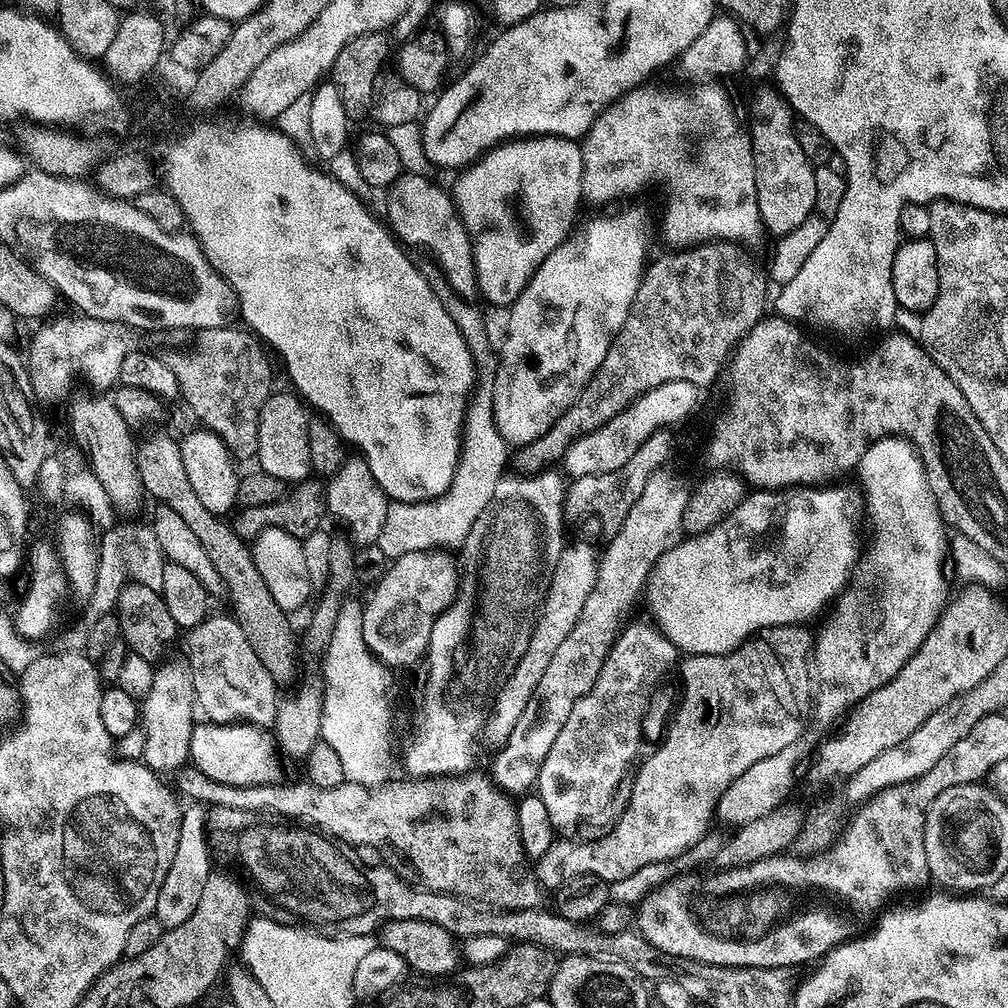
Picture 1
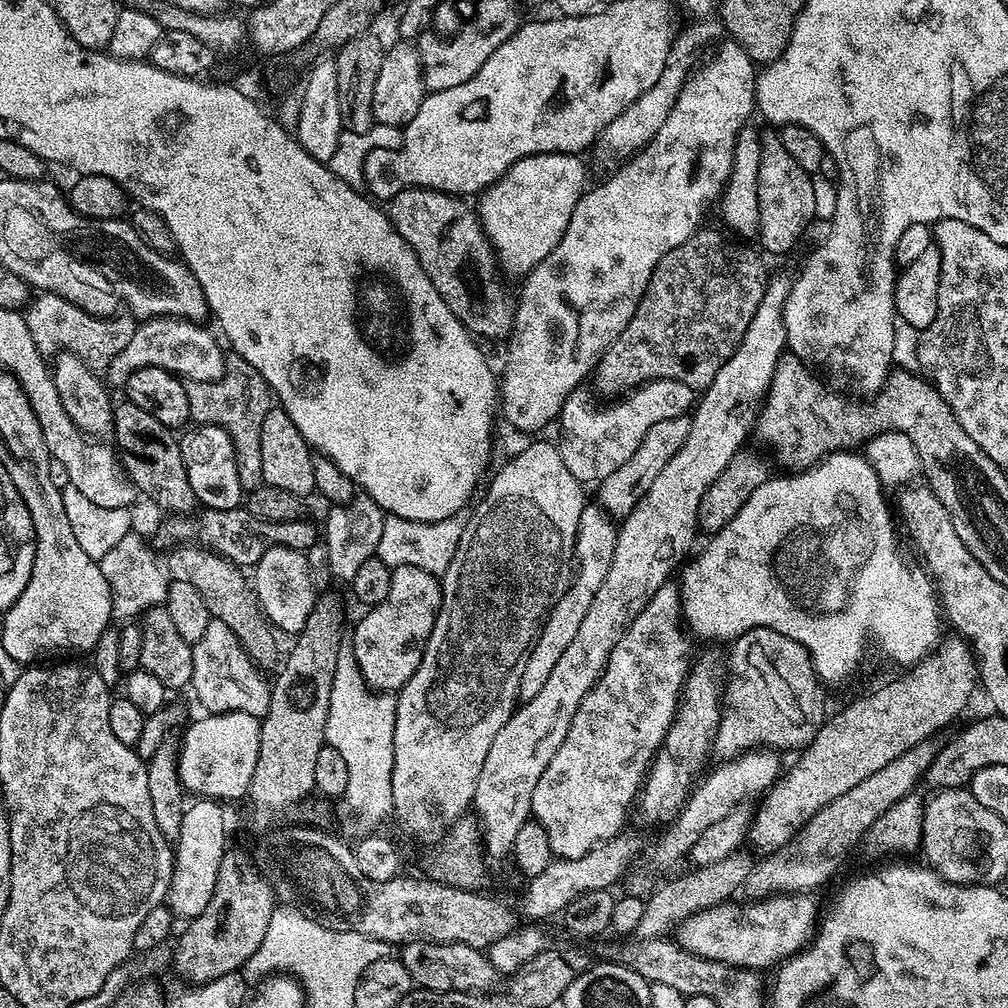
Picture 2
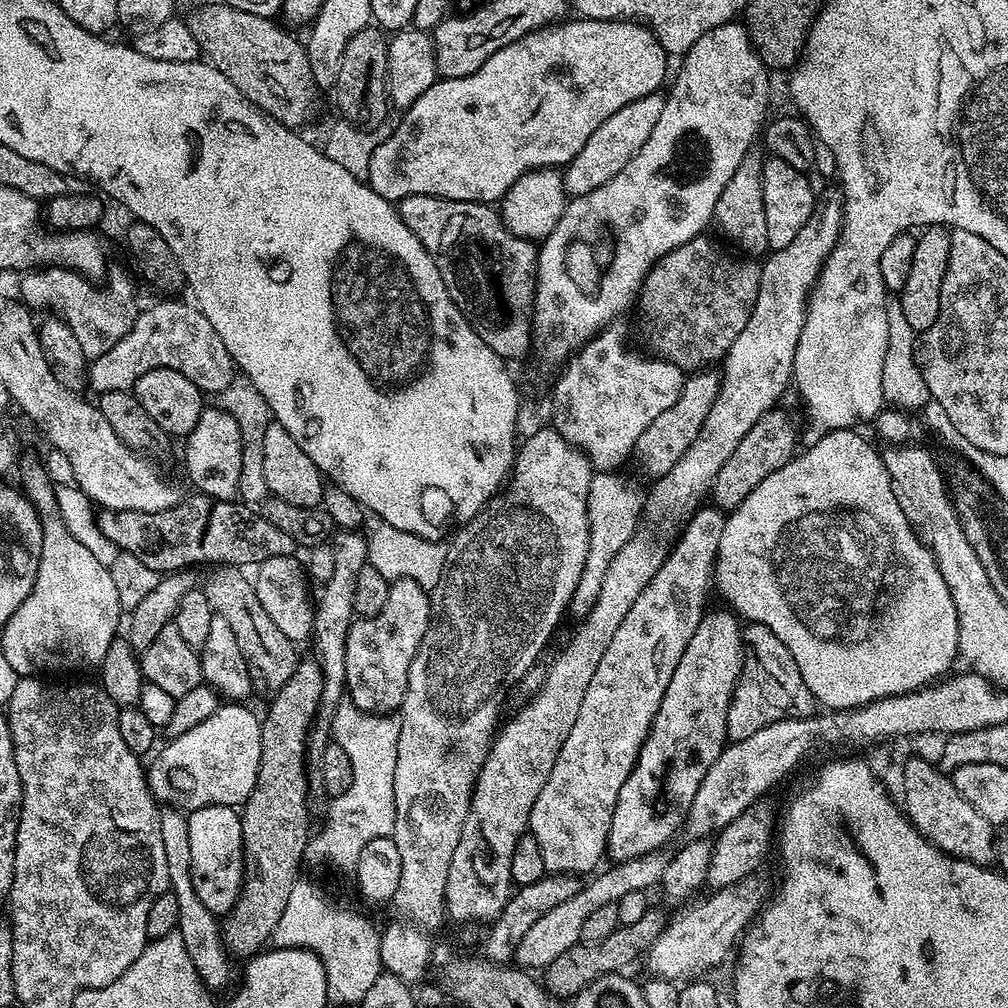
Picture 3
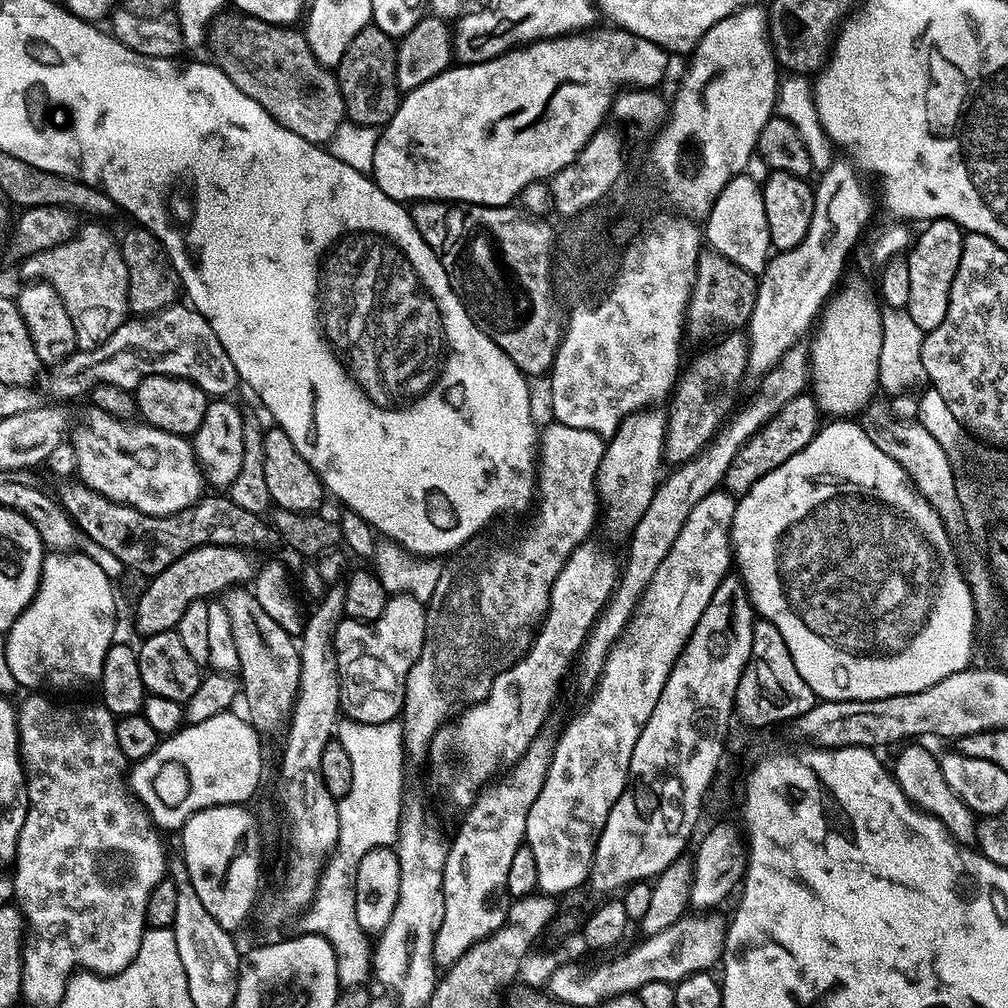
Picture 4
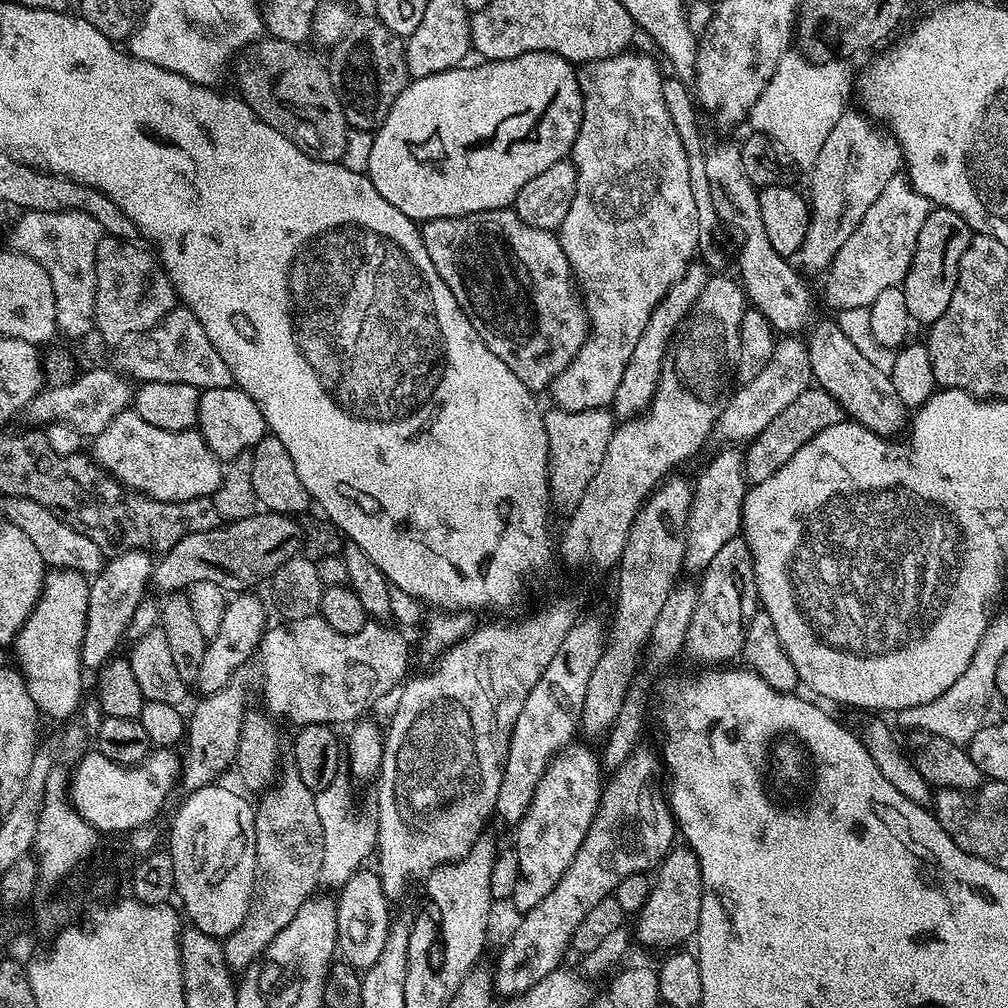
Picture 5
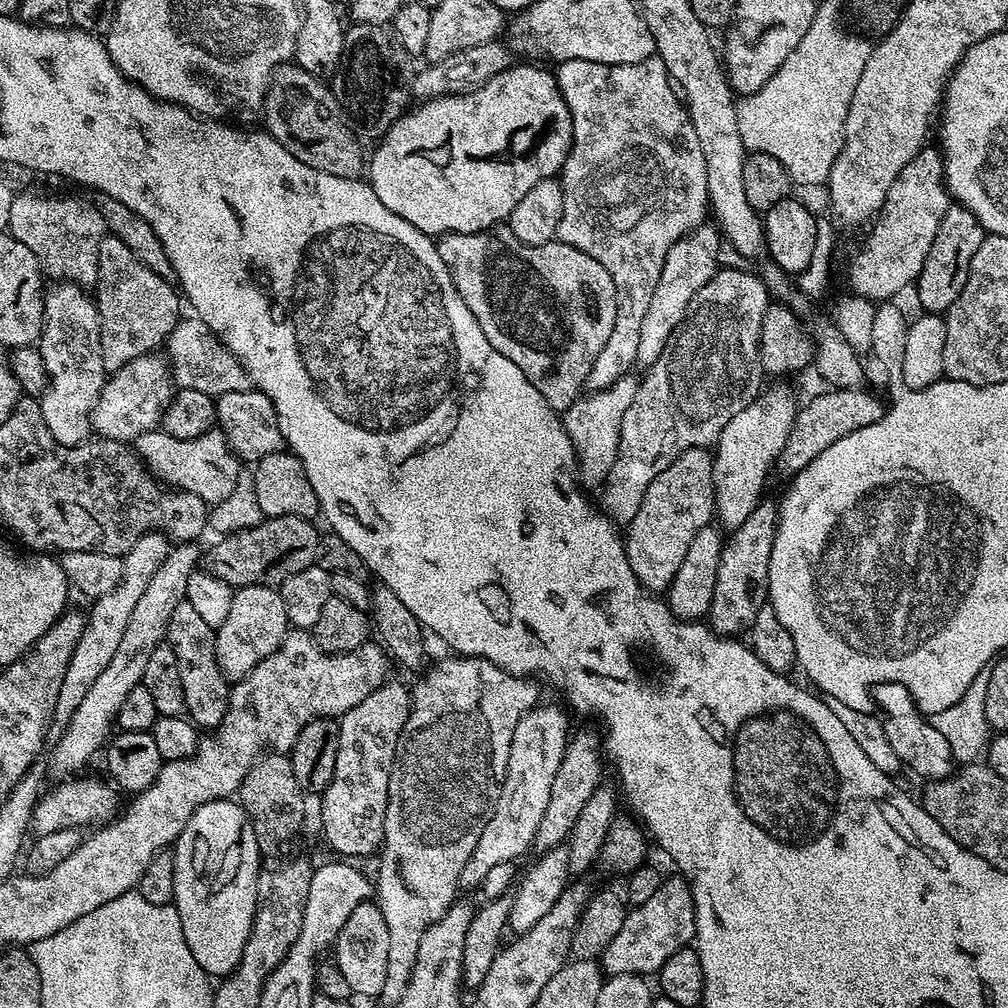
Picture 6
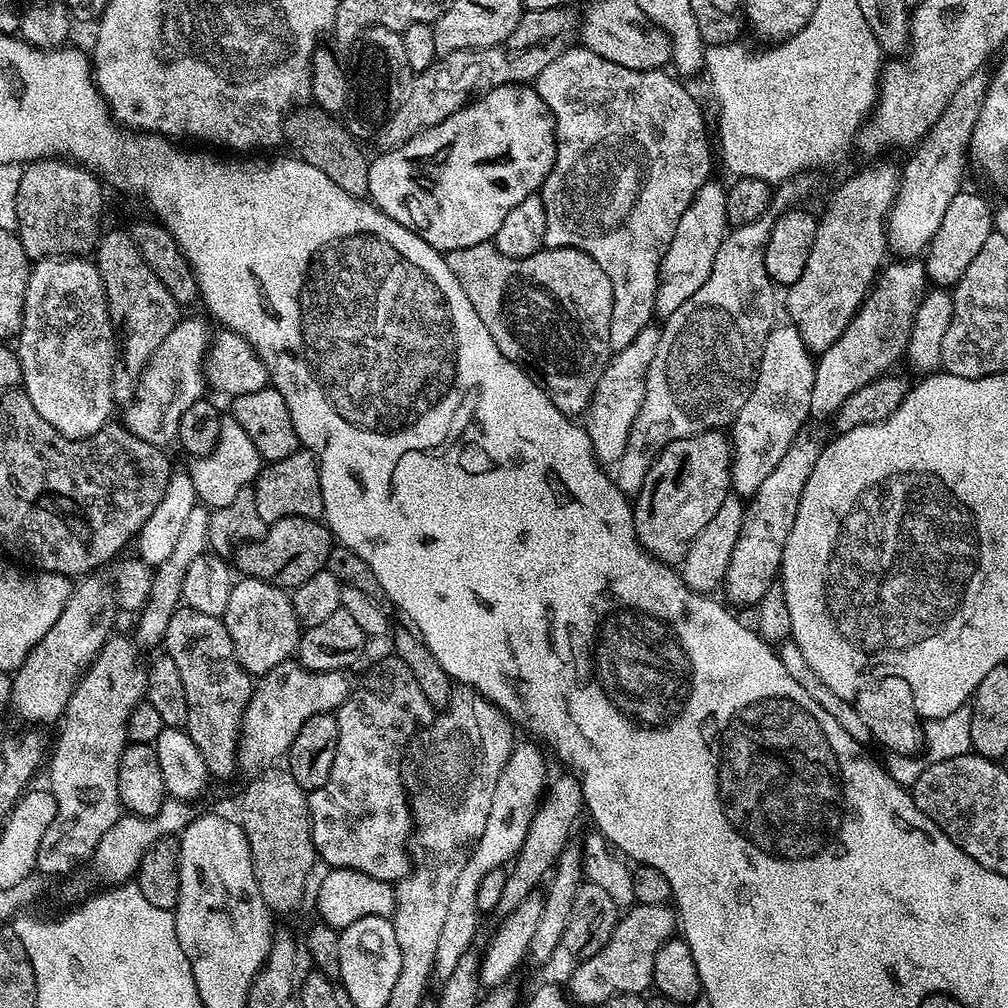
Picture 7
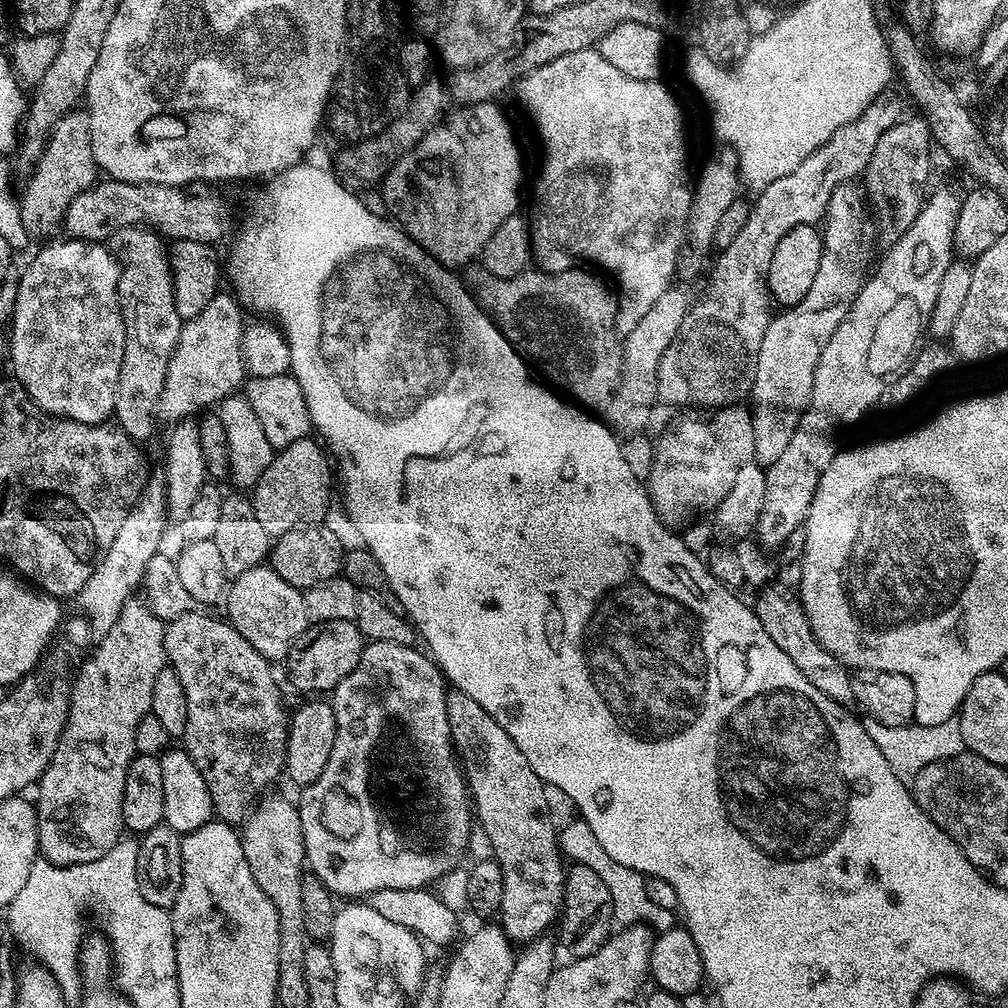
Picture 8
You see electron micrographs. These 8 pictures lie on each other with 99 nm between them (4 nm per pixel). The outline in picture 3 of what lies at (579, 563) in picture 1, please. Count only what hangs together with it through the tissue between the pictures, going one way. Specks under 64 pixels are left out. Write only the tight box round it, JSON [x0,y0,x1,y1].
[570,471,646,618]

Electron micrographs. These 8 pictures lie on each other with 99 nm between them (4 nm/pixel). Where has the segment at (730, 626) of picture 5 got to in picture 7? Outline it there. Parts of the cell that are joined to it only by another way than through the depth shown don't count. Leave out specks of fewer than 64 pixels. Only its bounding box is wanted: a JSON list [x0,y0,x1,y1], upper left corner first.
[722,436,821,605]

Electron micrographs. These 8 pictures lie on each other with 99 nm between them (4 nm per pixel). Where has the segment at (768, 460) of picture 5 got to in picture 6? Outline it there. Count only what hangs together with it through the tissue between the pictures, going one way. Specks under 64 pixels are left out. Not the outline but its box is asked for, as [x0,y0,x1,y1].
[774,387,886,478]

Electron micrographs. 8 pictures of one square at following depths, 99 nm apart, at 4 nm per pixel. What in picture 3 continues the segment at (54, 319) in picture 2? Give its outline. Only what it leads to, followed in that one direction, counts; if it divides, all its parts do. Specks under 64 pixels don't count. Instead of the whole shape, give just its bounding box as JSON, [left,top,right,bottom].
[18,266,140,362]

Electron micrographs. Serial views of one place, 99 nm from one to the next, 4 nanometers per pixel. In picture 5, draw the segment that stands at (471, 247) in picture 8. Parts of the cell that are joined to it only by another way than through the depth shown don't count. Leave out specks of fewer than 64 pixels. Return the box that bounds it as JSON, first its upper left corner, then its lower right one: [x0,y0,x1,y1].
[366,52,584,222]

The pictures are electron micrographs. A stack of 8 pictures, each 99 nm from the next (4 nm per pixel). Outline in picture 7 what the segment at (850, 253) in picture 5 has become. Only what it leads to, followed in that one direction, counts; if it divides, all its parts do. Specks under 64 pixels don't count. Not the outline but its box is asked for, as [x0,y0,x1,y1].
[888,70,989,257]

